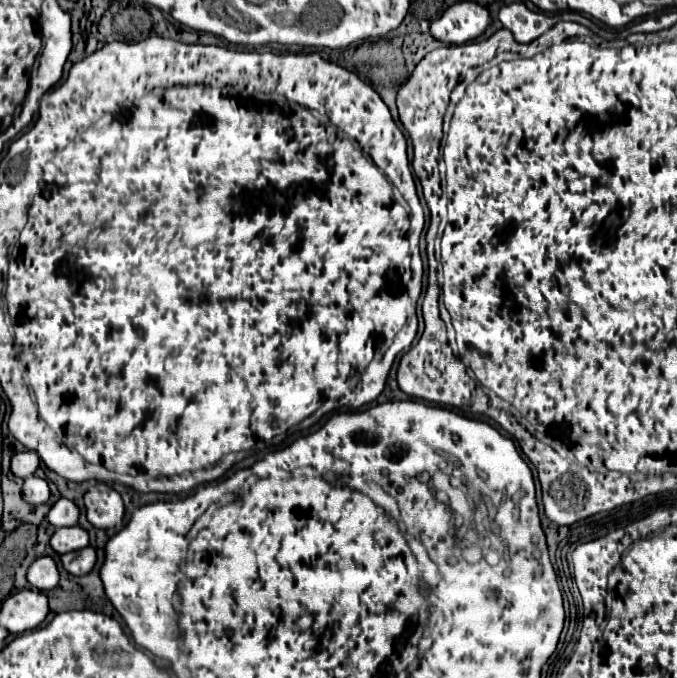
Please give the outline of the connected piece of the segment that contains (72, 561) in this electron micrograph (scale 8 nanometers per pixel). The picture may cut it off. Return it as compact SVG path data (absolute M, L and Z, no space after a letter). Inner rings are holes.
M86 546L82 550L62 554L60 562L72 576L84 576L84 574L88 574L92 570L92 566L96 562L96 552L94 552L92 546Z

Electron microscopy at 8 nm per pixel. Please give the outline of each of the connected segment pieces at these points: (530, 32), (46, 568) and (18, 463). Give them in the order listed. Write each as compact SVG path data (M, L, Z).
M508 4L498 14L502 26L512 32L514 40L520 44L528 44L536 40L540 34L554 26L554 14L532 12L524 4Z
M50 556L38 558L26 572L26 580L28 580L30 588L40 590L40 592L52 590L58 584L58 578L60 578L60 574L58 574L56 562Z
M30 450L20 452L20 454L14 454L14 456L12 456L12 464L10 464L12 472L14 472L18 478L28 478L28 476L32 476L32 474L38 470L38 466L40 466L40 458L38 458L34 452L30 452Z

